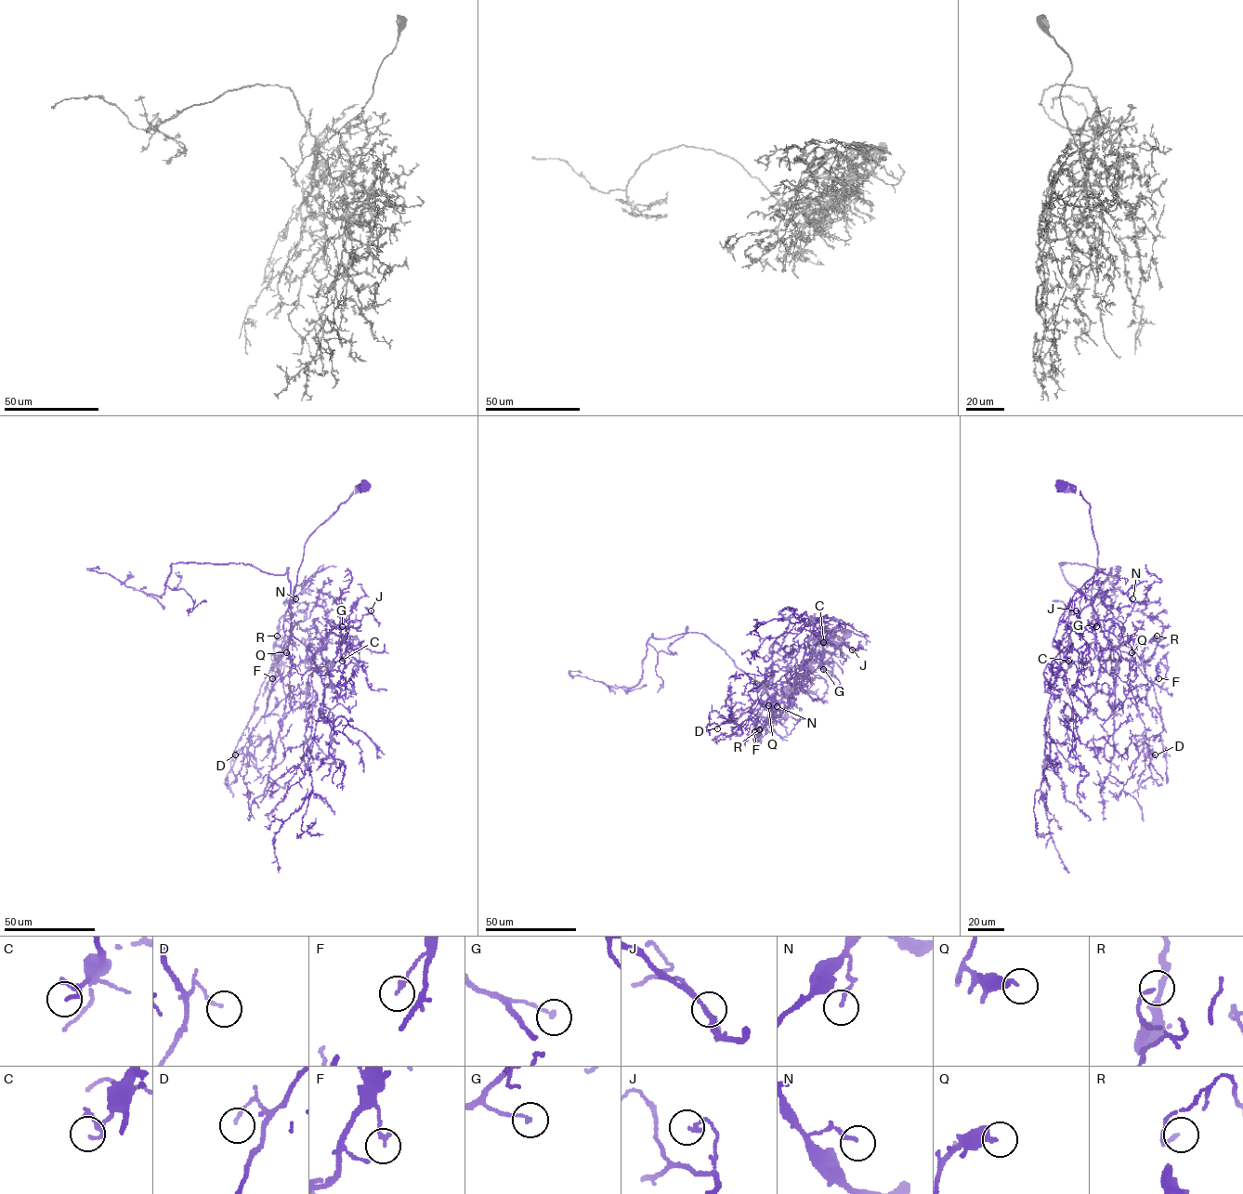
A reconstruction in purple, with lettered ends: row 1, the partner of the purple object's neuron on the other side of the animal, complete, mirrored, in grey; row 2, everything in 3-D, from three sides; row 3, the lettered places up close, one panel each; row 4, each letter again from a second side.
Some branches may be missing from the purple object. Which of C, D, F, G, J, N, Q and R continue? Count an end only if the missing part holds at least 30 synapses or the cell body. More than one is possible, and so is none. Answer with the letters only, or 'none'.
none

